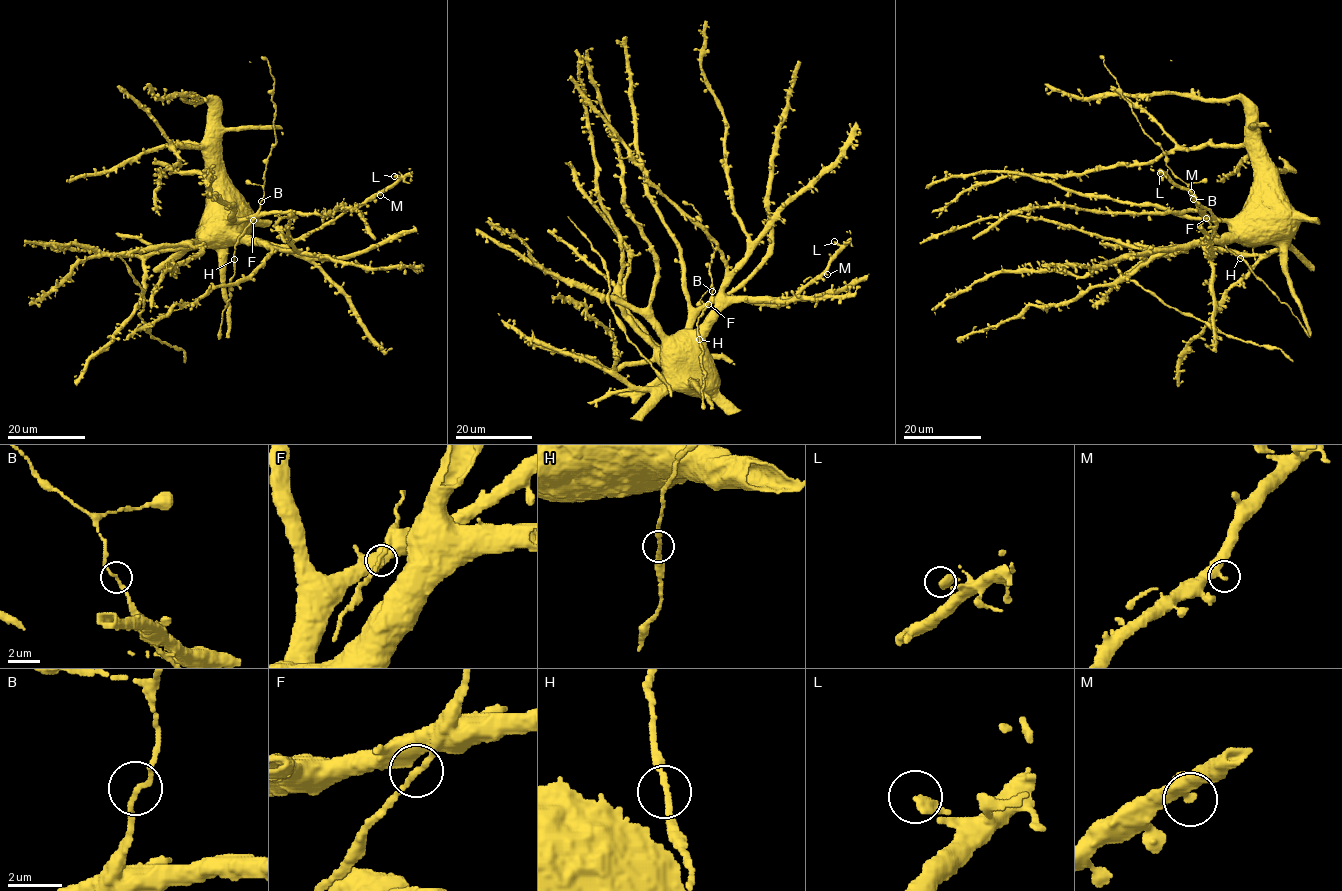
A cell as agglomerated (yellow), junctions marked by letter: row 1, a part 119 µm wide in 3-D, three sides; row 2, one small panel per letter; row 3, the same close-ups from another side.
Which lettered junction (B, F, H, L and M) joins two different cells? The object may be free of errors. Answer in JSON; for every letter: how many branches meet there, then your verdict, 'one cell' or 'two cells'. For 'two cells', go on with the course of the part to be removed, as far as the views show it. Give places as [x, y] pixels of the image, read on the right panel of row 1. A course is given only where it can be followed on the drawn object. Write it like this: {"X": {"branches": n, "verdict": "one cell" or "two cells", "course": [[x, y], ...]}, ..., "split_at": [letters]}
{"B": {"branches": 2, "verdict": "one cell"}, "F": {"branches": 2, "verdict": "one cell"}, "H": {"branches": 2, "verdict": "one cell"}, "L": {"branches": 2, "verdict": "one cell"}, "M": {"branches": 2, "verdict": "one cell"}, "split_at": []}

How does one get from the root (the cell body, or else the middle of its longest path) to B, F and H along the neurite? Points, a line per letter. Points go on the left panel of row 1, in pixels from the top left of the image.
B: (232, 240), (229, 237), (229, 226), (249, 219), (257, 211), (260, 200)
F: (232, 240), (229, 237), (229, 226), (253, 220)
H: (232, 240), (229, 237), (229, 226), (252, 220), (238, 238), (234, 259)

